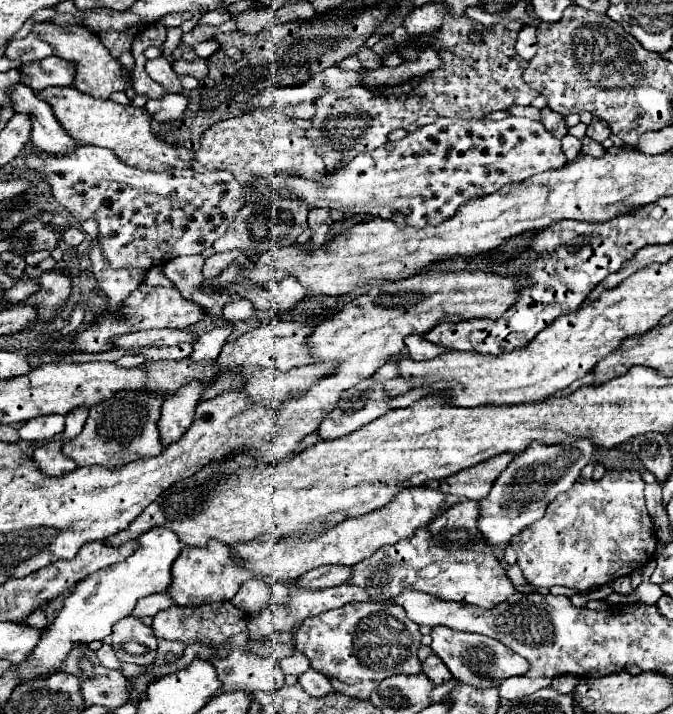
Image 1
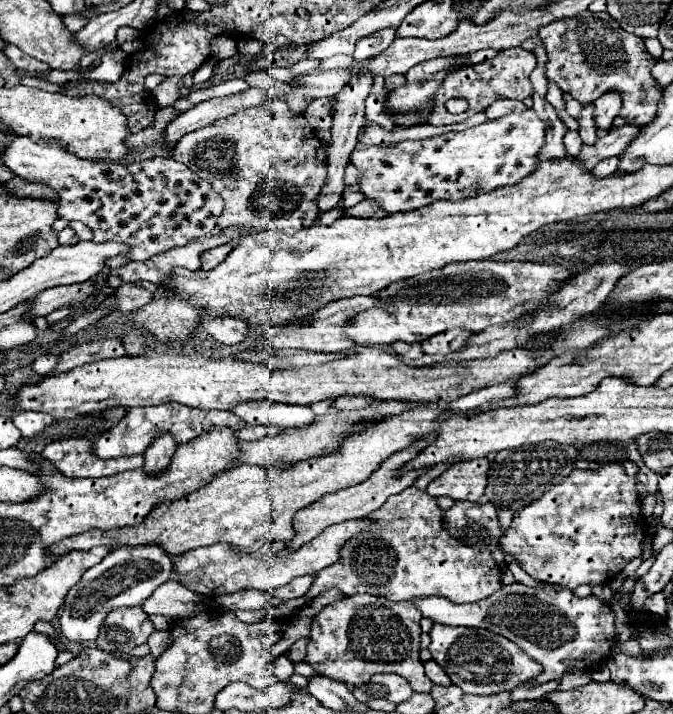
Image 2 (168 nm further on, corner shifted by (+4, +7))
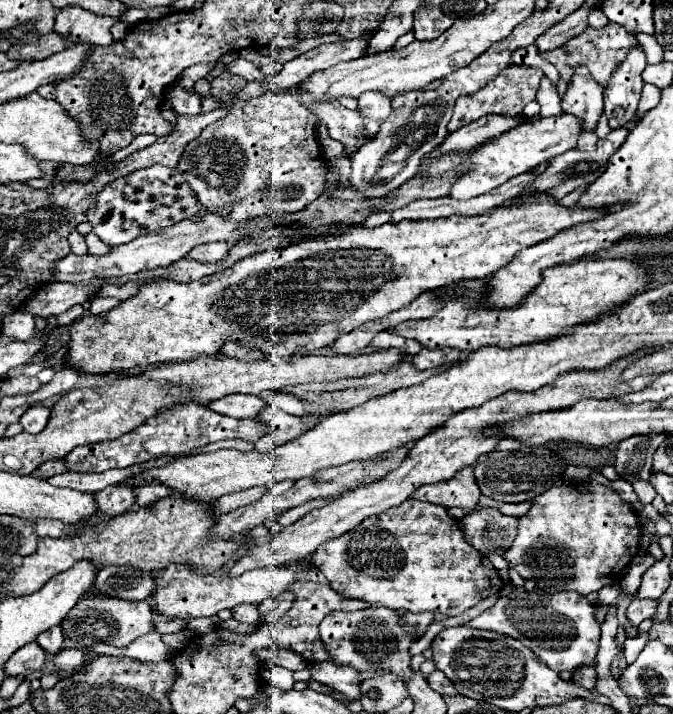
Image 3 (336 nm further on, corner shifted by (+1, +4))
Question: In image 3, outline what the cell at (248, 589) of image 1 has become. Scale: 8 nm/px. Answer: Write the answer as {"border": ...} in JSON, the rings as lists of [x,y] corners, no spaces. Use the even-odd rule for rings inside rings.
{"border":[[[249,603],[237,605],[237,607],[233,609],[233,617],[235,617],[237,621],[241,621],[241,623],[259,623],[259,619],[261,619],[259,605],[249,605]]]}

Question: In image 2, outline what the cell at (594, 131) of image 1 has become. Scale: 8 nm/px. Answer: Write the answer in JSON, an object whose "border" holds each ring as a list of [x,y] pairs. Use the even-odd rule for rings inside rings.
{"border":[[[610,90],[606,94],[602,94],[596,102],[596,124],[598,128],[604,128],[604,130],[610,130],[614,118],[620,114],[620,108],[622,108],[622,98],[616,90]]]}

